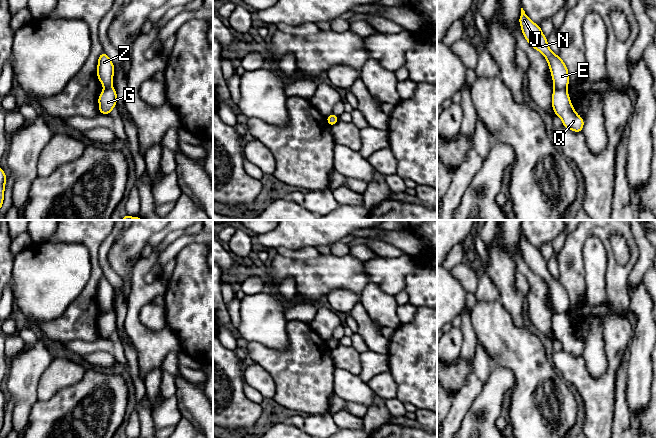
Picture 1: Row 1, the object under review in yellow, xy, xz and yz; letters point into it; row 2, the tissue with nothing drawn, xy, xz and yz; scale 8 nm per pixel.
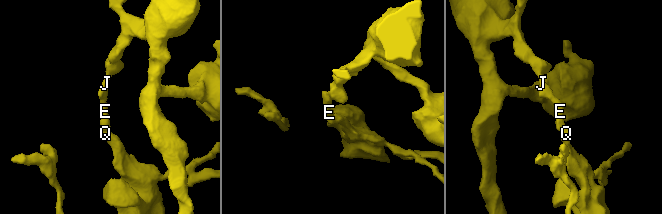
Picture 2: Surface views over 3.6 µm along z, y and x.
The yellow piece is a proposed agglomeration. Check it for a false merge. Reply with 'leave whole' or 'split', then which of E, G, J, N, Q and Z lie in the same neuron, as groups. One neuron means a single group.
split | E J N Z / G Q

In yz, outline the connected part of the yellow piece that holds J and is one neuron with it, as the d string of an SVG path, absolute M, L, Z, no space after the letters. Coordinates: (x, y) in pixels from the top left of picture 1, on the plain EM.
M523 232L519 241L519 248L527 266L537 275L542 277L548 286L554 311L567 313L569 309L569 296L560 279L555 279L549 272L547 262L539 249L531 245Z

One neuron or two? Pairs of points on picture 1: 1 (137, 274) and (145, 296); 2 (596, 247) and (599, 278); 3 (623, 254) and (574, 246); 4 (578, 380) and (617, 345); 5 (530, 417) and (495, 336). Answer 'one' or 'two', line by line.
1: one
2: one
3: two
4: one
5: one

